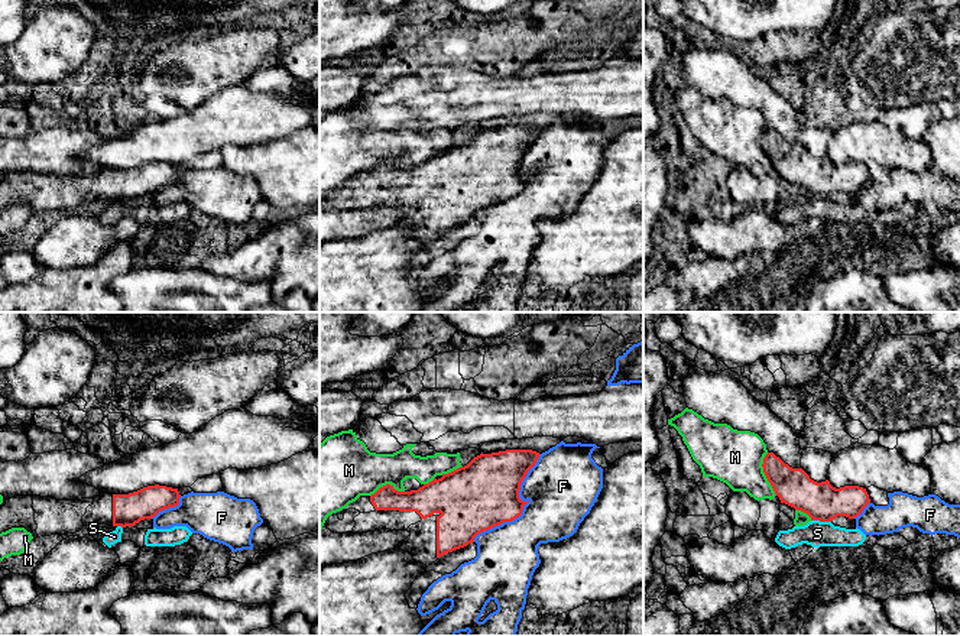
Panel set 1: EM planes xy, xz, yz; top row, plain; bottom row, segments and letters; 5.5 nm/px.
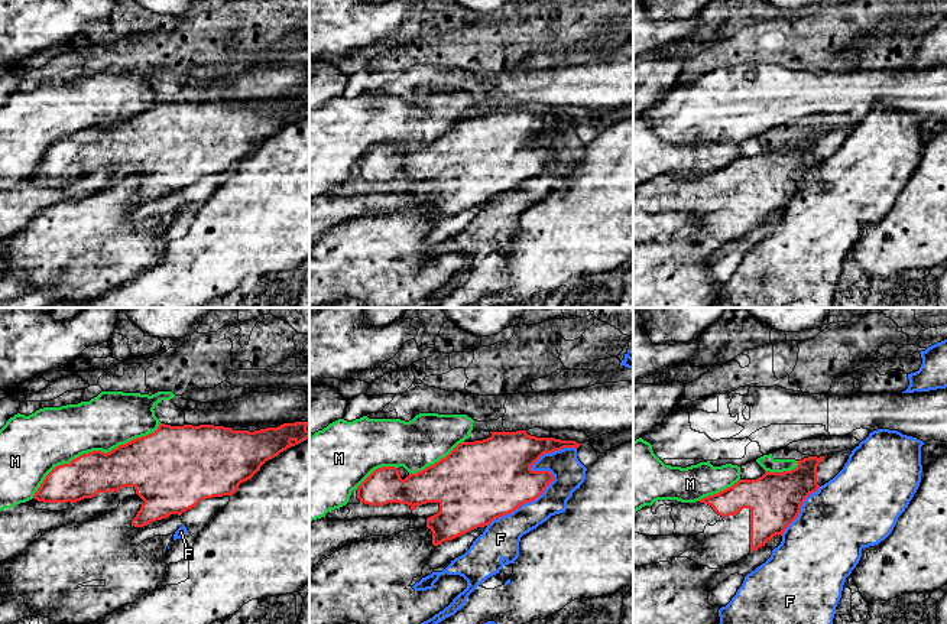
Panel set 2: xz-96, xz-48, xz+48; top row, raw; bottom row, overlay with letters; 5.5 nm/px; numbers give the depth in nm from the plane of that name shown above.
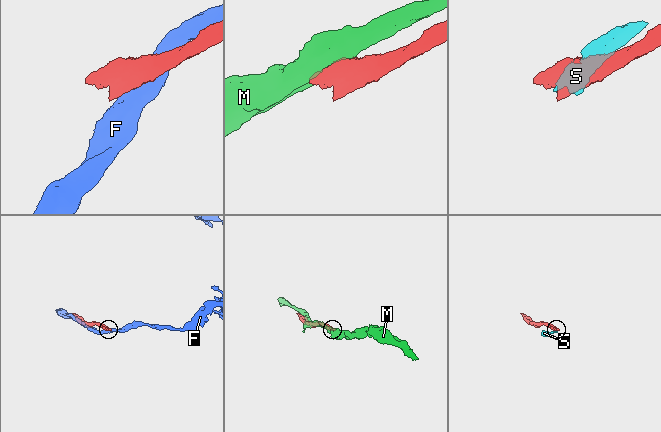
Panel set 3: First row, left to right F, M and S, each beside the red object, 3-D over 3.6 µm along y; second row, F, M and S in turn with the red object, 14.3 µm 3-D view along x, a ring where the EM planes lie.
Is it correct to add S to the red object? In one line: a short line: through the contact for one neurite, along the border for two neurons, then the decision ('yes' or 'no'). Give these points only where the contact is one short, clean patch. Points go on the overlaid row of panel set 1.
yz (811, 519), (830, 522) | no

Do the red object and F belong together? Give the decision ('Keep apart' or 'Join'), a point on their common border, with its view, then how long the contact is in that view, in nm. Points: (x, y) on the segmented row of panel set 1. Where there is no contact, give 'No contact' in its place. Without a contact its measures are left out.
Keep apart. Touches red at xz (522, 509). Shared border 600 nm

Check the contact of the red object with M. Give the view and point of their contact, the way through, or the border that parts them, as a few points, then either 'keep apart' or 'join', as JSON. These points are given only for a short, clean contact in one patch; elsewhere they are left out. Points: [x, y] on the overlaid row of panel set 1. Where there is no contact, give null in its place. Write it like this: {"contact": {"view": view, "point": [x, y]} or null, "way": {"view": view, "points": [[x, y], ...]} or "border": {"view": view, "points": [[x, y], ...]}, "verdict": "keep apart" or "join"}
{"contact": {"view": "yz", "point": [765, 474]}, "verdict": "keep apart"}

